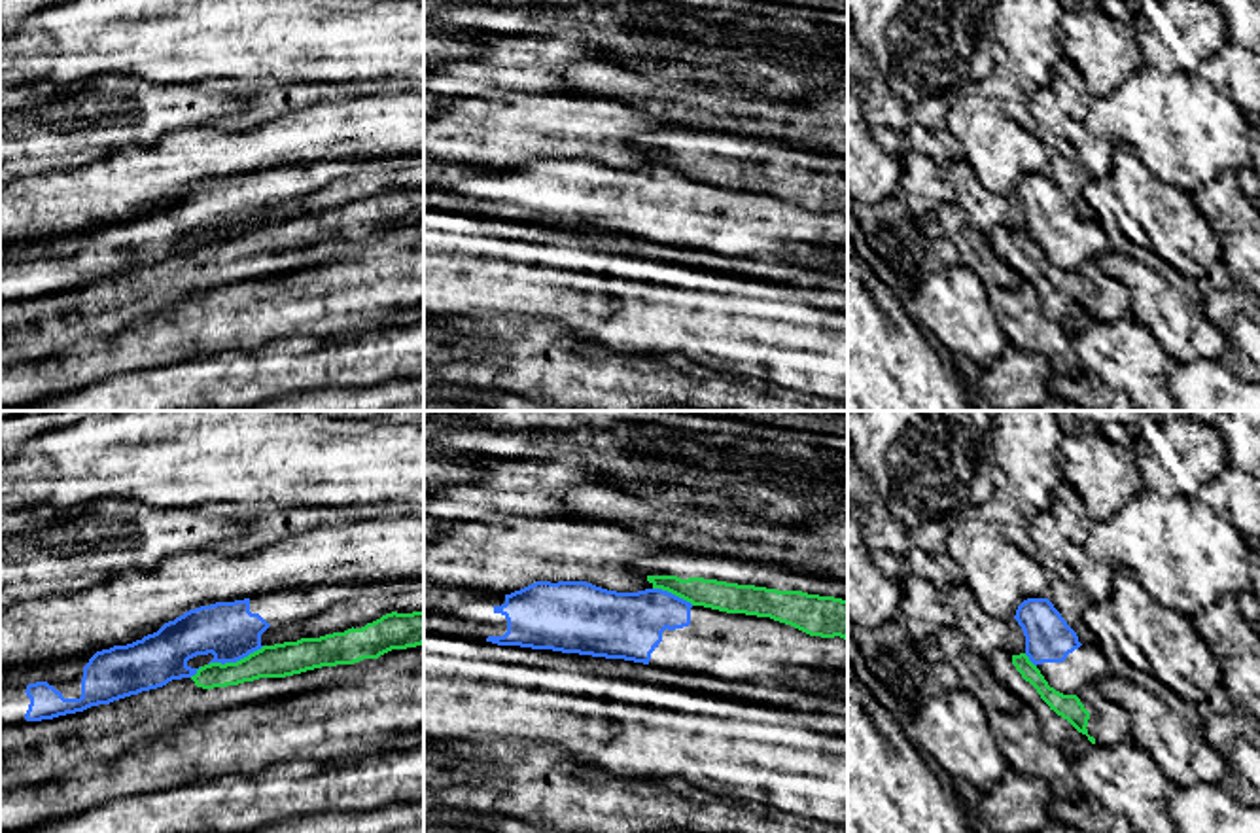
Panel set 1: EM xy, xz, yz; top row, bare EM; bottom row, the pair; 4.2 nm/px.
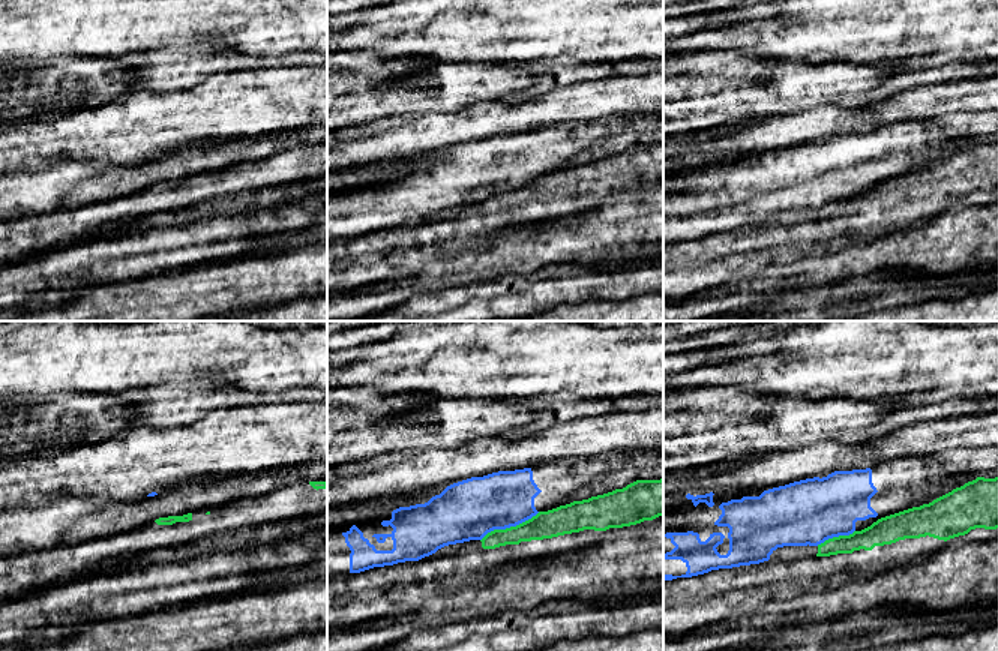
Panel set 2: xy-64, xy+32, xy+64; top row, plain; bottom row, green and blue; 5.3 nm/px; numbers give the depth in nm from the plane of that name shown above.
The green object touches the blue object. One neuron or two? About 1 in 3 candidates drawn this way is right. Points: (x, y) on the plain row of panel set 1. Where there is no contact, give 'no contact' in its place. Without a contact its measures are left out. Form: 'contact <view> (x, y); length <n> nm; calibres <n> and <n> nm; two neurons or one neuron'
contact xy (237, 237); length 260 nm; calibres 140 and 240 nm; two neurons

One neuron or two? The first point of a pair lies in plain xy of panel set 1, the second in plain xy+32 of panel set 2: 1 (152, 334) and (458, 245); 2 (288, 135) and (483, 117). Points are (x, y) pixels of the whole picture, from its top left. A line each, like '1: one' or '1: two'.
1: two
2: one

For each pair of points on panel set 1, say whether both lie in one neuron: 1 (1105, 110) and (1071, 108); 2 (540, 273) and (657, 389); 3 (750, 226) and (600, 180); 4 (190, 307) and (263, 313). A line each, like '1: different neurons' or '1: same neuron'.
1: different neurons
2: different neurons
3: same neuron
4: same neuron

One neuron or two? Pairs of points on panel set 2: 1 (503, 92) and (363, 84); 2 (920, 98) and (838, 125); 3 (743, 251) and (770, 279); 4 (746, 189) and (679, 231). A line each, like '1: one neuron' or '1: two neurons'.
1: one neuron
2: one neuron
3: two neurons
4: one neuron

